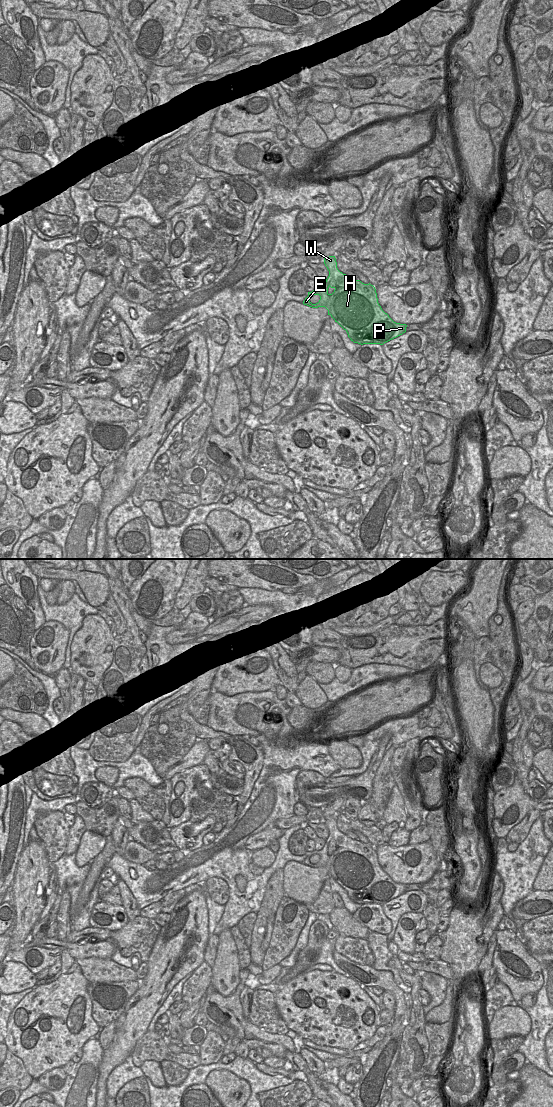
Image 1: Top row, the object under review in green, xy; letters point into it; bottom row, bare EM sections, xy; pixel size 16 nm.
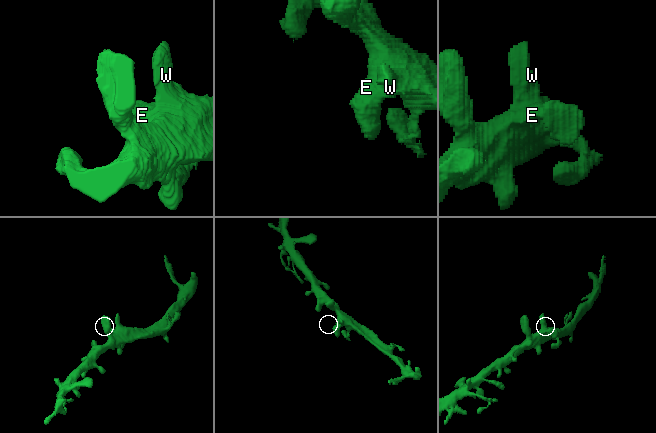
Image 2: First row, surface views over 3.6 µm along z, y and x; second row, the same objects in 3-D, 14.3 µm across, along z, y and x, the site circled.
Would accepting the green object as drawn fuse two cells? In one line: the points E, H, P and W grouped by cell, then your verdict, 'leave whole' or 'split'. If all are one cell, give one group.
E H P W; leave whole

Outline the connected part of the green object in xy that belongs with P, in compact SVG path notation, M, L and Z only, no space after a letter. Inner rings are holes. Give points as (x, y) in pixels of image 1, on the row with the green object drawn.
M335 256L324 258L324 264L329 271L324 287L319 290L308 292L308 296L303 301L304 305L312 308L325 307L335 322L337 322L348 334L354 343L358 344L380 344L402 335L406 332L406 324L394 322L385 313L378 303L376 289L373 285L364 284L360 280L353 280L337 268ZM313 295L319 295L320 300L316 304L310 302Z

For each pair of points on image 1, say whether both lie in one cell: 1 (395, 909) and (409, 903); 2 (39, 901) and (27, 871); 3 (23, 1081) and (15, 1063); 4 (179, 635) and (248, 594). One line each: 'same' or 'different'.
1: same
2: same
3: same
4: different

